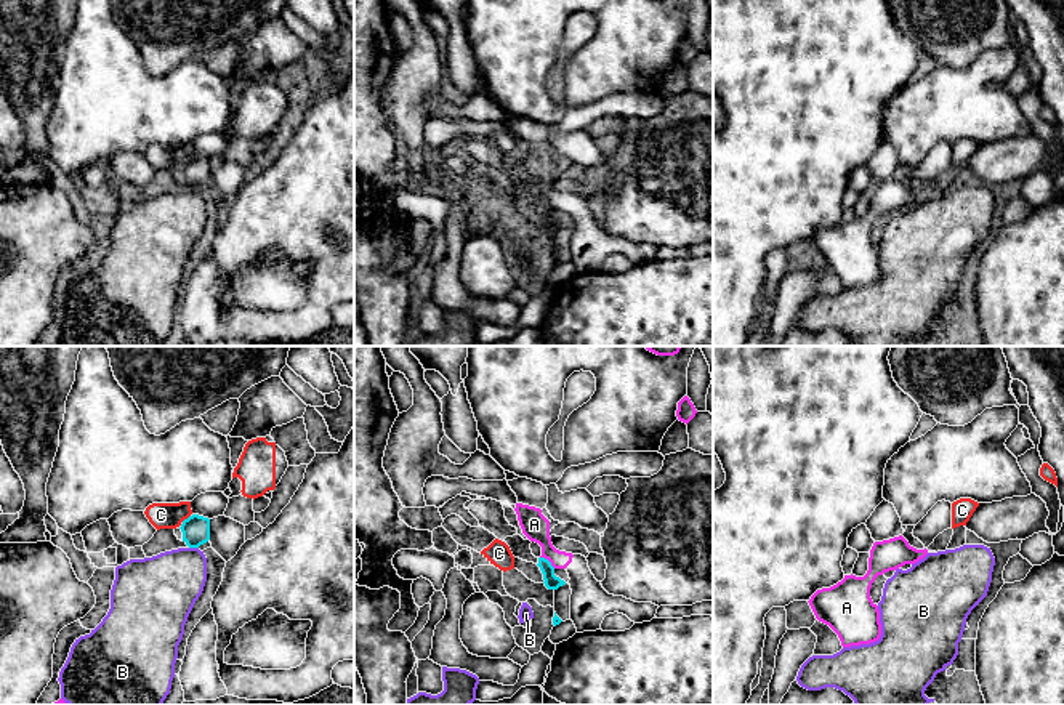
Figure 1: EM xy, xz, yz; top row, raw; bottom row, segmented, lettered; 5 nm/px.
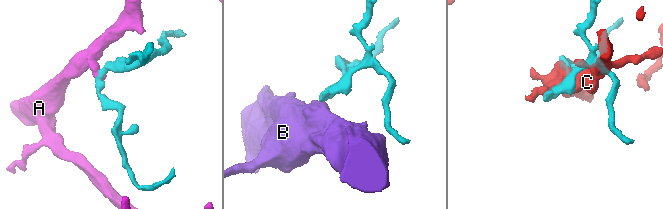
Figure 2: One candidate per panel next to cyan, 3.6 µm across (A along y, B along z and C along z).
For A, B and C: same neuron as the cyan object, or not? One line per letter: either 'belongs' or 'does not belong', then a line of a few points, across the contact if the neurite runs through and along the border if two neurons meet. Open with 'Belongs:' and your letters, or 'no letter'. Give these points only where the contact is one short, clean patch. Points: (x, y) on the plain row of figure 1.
Belongs: no letter
A: does not belong; line xz (540, 197), (555, 209)
B: does not belong; line xy (189, 188), (197, 189)
C: does not belong

